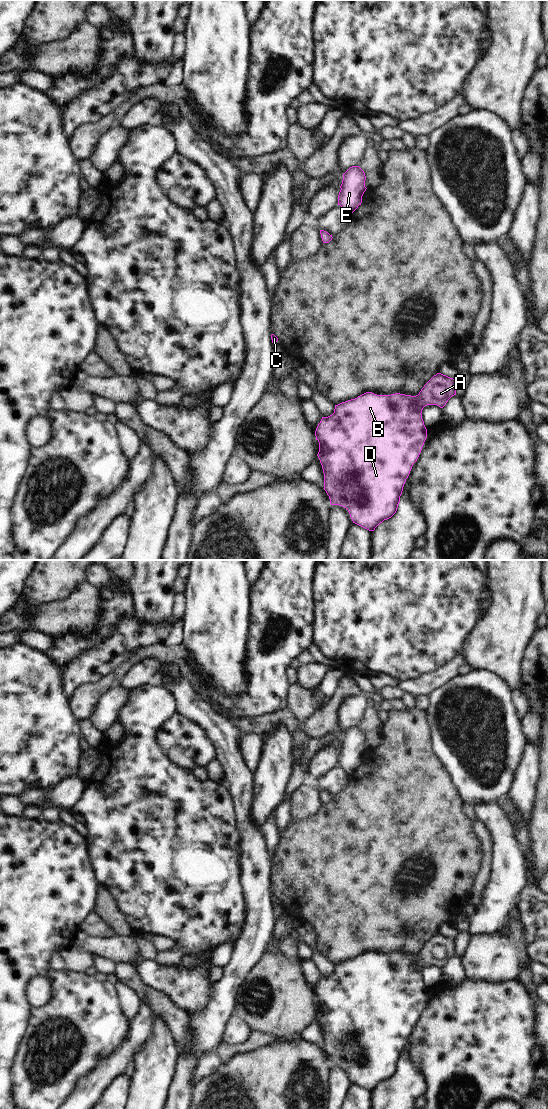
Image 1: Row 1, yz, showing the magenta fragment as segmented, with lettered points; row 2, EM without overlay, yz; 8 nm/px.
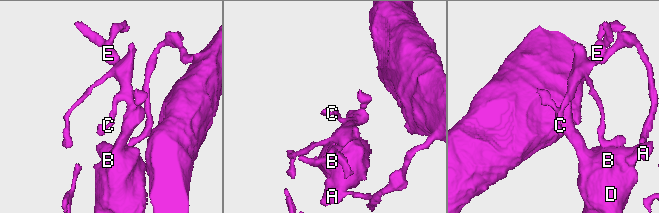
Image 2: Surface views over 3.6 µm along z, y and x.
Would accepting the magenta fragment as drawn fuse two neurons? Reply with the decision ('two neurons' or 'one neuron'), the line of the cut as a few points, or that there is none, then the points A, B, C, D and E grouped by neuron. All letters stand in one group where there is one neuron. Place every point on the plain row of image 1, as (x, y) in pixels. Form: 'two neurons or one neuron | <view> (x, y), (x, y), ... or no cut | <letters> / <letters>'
two neurons | yz (416, 955), (410, 965), (420, 973) | A / B C D E

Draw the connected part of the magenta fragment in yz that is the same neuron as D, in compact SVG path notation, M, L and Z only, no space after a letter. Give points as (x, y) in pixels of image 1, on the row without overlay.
M366 952L335 965L334 973L322 977L316 988L317 1016L330 1064L346 1068L353 1083L369 1091L396 1073L406 1039L427 998L422 974L410 966L414 958Z

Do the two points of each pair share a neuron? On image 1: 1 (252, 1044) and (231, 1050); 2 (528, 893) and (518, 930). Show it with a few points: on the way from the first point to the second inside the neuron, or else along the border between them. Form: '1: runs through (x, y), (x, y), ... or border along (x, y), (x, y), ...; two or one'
1: runs through (247, 1045), (236, 1049); one
2: border along (519, 894), (520, 911), (528, 940); two

